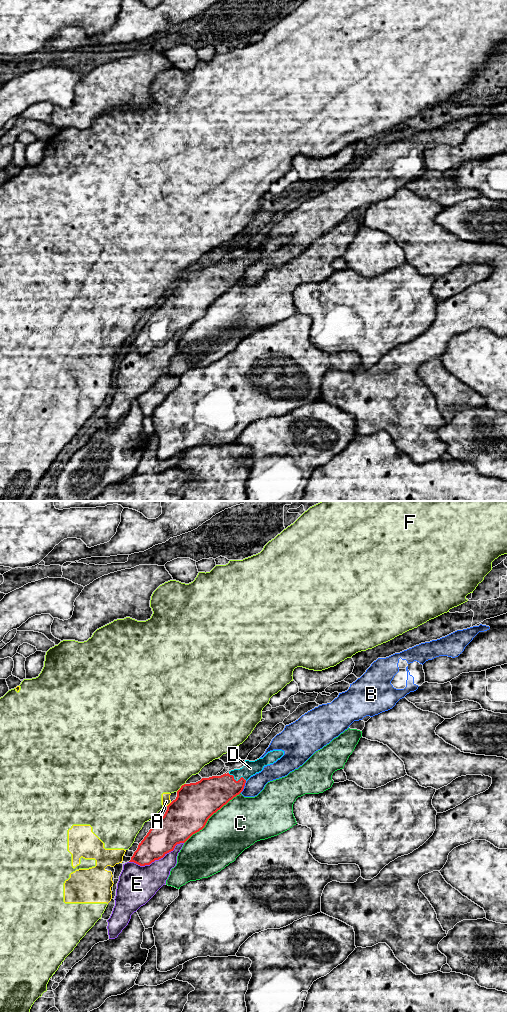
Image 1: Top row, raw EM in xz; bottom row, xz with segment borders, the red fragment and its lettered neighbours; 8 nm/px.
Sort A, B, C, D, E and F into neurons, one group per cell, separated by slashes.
A F / B / C / D / E

